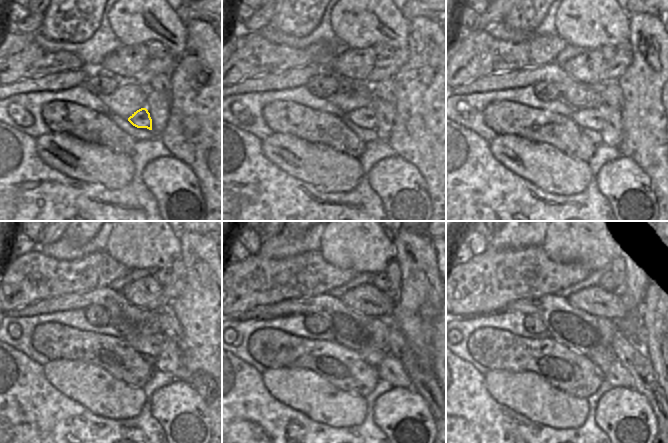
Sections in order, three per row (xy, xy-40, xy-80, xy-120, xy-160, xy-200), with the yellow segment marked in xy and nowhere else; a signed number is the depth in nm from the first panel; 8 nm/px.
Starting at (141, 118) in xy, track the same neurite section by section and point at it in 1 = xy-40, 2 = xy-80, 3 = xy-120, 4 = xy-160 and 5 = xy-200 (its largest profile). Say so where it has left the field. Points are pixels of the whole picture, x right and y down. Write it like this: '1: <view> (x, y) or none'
1: xy-40 (365, 117)
2: xy-80 (591, 118)
3: xy-120 (150, 346)
4: xy-160 (374, 358)
5: xy-200 (603, 359)

